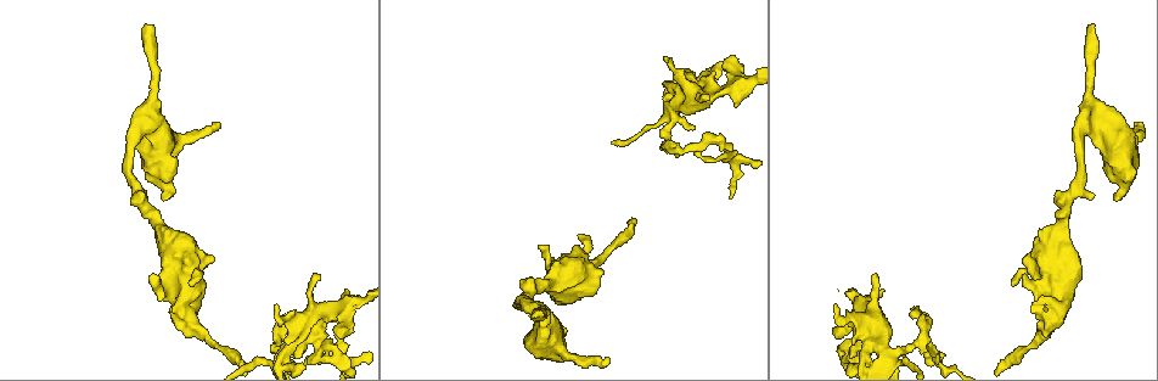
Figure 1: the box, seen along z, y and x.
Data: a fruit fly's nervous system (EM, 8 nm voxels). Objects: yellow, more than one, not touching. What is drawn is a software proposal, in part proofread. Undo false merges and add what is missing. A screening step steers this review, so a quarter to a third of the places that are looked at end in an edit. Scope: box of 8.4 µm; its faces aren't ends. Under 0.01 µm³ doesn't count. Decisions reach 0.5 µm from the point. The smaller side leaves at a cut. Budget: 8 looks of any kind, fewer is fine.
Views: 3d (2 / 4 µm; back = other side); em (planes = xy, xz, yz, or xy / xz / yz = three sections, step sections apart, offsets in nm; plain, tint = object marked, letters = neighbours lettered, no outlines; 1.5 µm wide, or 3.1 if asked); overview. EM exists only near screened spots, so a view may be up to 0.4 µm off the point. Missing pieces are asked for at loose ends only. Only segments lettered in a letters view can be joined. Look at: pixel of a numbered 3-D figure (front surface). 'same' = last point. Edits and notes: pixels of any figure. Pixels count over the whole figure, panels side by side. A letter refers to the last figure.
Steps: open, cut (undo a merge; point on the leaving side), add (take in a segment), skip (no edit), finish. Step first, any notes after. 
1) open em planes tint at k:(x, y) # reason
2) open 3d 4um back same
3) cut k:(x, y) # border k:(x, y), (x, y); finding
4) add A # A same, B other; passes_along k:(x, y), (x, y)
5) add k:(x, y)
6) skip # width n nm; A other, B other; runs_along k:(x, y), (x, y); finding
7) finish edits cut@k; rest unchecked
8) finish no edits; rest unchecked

open 3d 4um at 1:(888, 355) # sharp bend

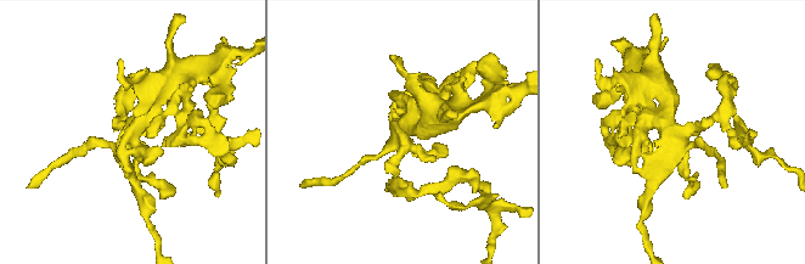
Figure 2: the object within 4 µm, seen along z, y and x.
open em xz step 4 tint at 2:(403, 135) # shape alone is not enough

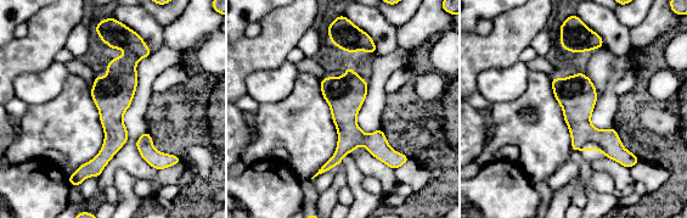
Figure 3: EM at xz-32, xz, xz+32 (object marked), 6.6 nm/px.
open em planes letters same

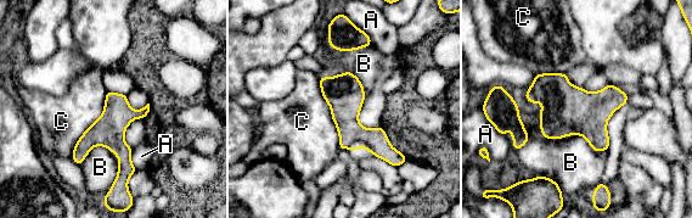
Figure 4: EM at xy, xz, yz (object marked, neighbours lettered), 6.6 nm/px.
skip # A other, B other, C other; border 4:(318, 78), (339, 149); continuous, no second neuron

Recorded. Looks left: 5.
open em planes letters at 1:(538, 246) # an open end

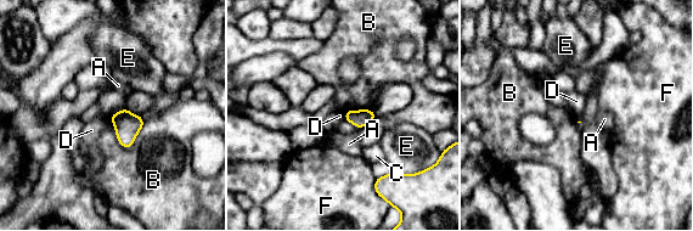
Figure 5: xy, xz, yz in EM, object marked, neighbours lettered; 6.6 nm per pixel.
skip # A other, B other, C other, D other, E other, F other; none of them fits

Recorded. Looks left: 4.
open em planes letters at 1:(535, 316) # branch stops here

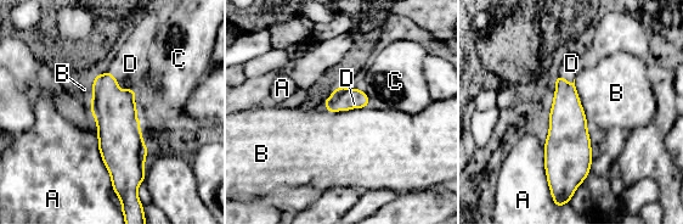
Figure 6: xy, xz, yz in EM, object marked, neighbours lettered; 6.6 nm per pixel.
add D # width 130 nm; A other, B other, C other, D same; passes_along 6:(114, 111), (118, 84), (130, 63); the neuron continues

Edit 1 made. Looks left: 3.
finish edits add@6; rest unchecked

